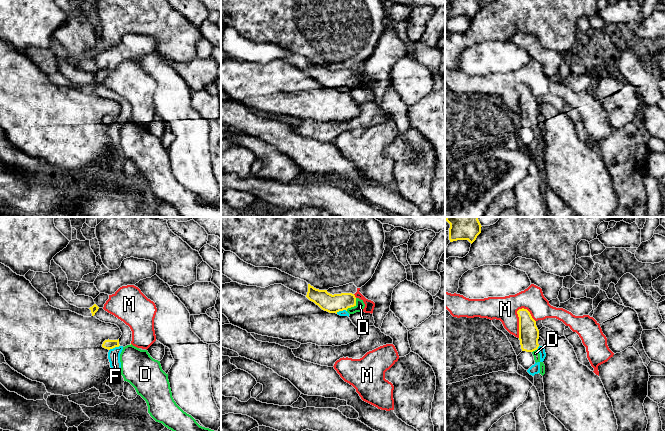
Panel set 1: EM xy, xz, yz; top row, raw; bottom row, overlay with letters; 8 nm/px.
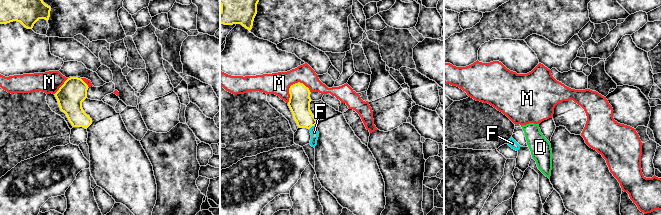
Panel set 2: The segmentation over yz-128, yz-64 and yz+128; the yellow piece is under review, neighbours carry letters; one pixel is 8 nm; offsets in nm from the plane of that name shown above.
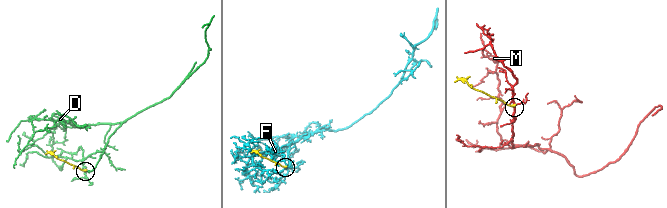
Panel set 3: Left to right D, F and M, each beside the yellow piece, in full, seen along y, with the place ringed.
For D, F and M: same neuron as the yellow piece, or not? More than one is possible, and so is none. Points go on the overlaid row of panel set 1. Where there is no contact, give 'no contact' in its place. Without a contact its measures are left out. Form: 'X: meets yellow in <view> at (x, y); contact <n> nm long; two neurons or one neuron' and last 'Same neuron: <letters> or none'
D: meets yellow in xz at (353, 306); contact 130 nm long; one neuron
F: meets yellow in xy at (114, 347); contact 100 nm long; two neurons
M: meets yellow in yz at (519, 321); contact 260 nm long; two neurons
Same neuron: D

